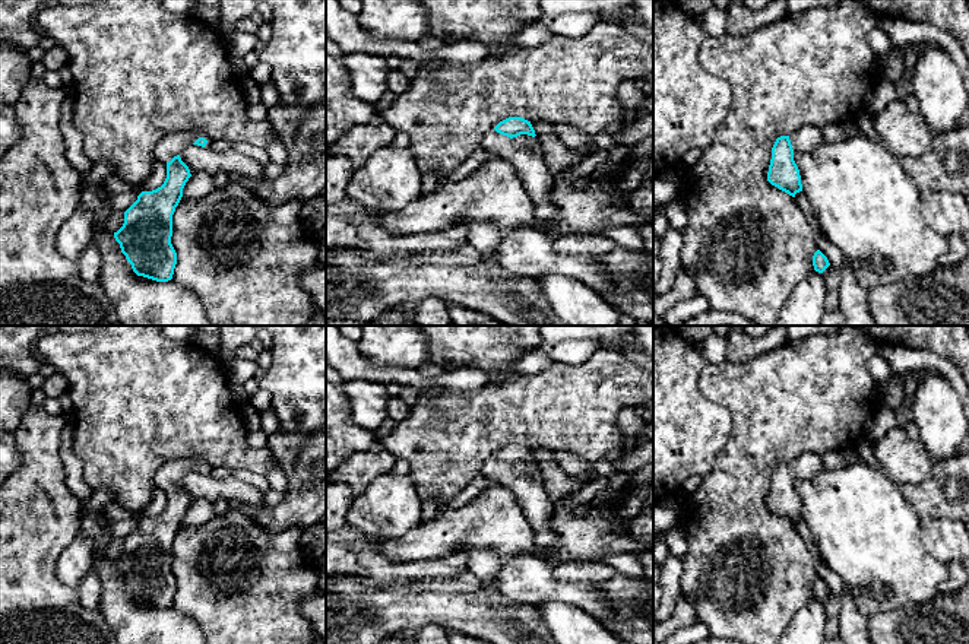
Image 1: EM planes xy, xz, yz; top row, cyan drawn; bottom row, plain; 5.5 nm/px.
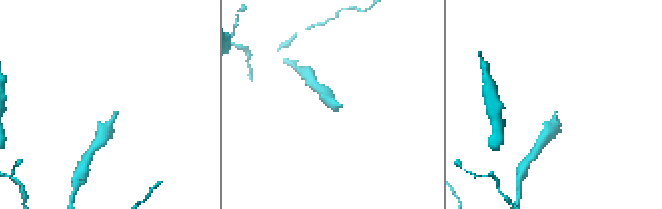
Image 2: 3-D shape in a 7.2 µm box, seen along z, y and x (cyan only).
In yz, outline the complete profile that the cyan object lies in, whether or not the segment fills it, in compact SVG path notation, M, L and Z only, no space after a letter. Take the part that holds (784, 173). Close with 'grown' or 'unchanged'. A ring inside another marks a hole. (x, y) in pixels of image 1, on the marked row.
M804 126L791 136L780 136L772 147L767 181L795 197L802 191L799 169L794 161L795 152L813 152L824 143L820 127Z | grown

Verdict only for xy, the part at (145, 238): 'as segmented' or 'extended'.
extended

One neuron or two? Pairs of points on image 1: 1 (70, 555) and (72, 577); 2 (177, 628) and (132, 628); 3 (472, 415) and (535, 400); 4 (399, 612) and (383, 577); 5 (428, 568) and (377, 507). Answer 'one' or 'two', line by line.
1: one
2: one
3: one
4: two
5: two

